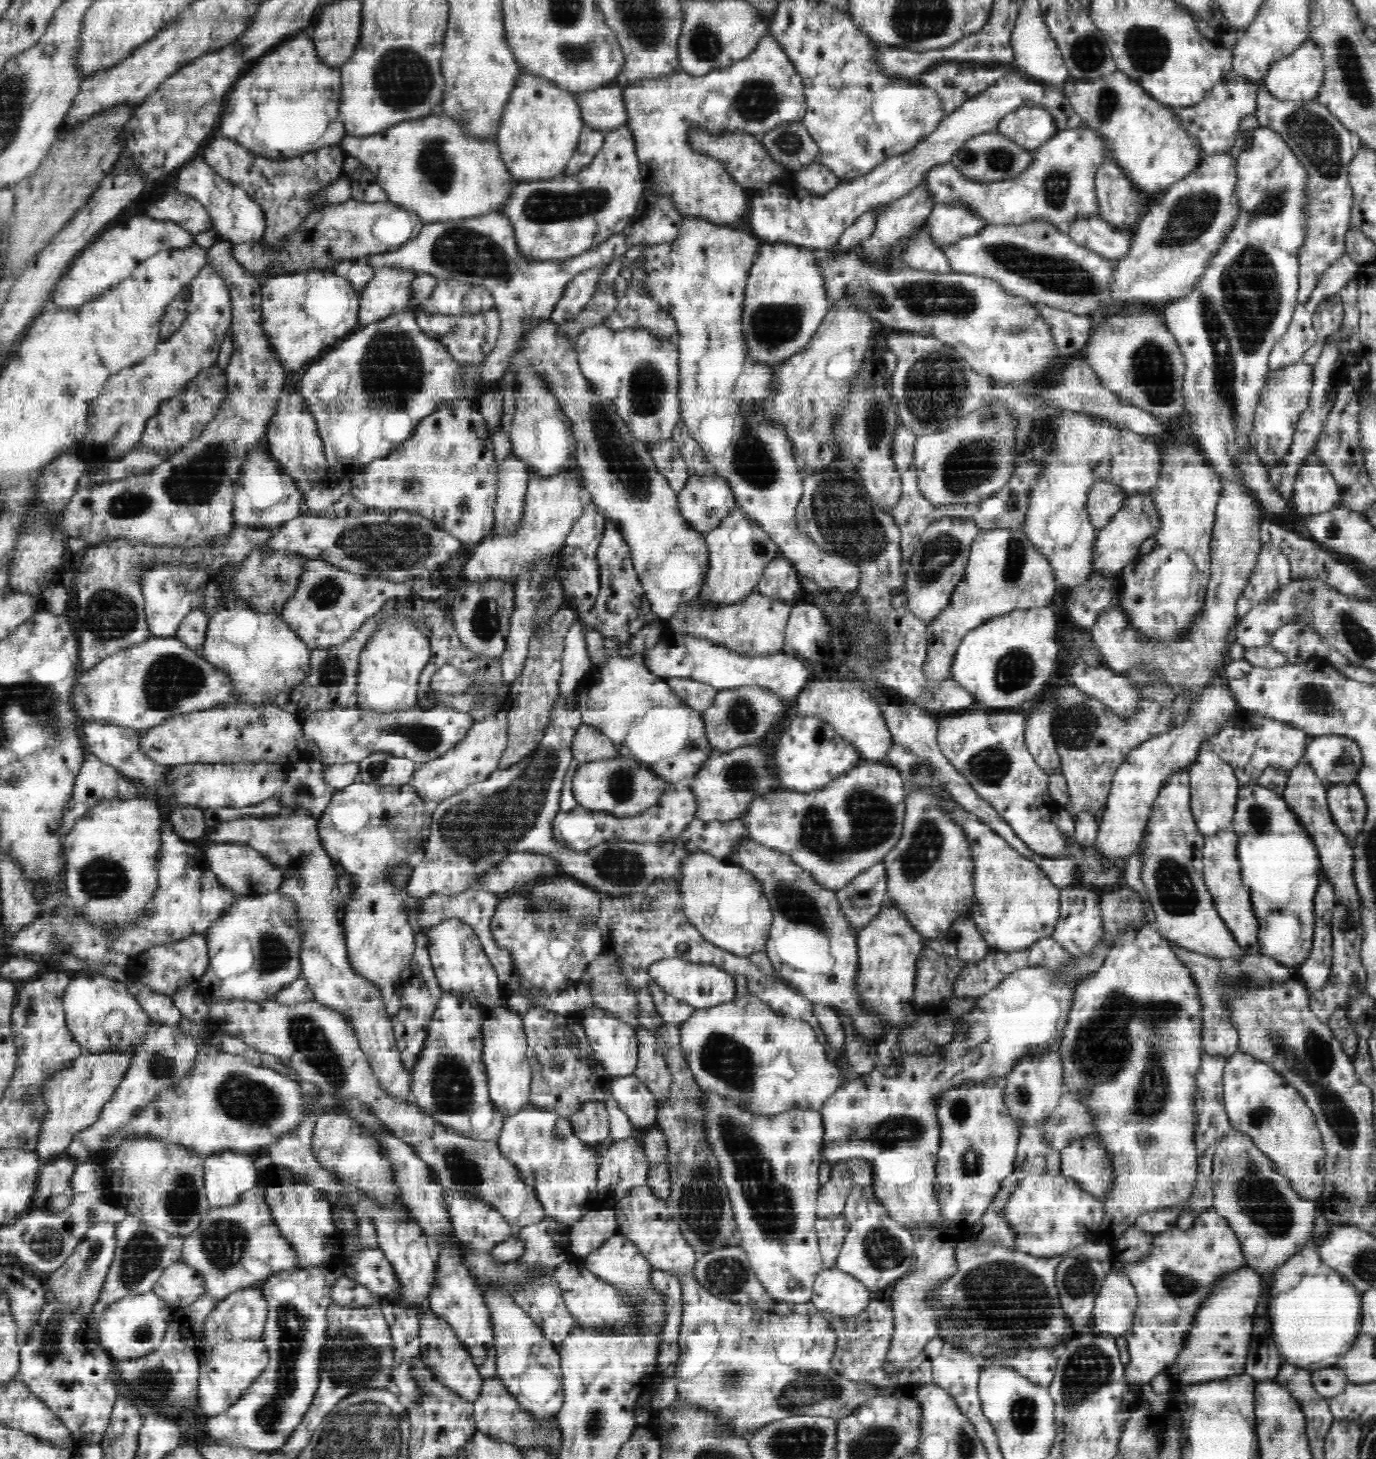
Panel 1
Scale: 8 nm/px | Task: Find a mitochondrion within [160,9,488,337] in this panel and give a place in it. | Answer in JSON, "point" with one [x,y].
{"point":[403,78]}

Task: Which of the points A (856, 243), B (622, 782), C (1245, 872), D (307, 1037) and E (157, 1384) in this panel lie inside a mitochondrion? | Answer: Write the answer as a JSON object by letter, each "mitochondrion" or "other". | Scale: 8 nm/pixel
{"A":"other","B":"mitochondrion","C":"other","D":"mitochondrion","E":"mitochondrion"}

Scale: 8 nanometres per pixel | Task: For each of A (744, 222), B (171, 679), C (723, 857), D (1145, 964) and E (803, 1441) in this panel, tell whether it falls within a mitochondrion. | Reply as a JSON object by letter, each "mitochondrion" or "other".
{"A":"other","B":"mitochondrion","C":"other","D":"other","E":"mitochondrion"}

